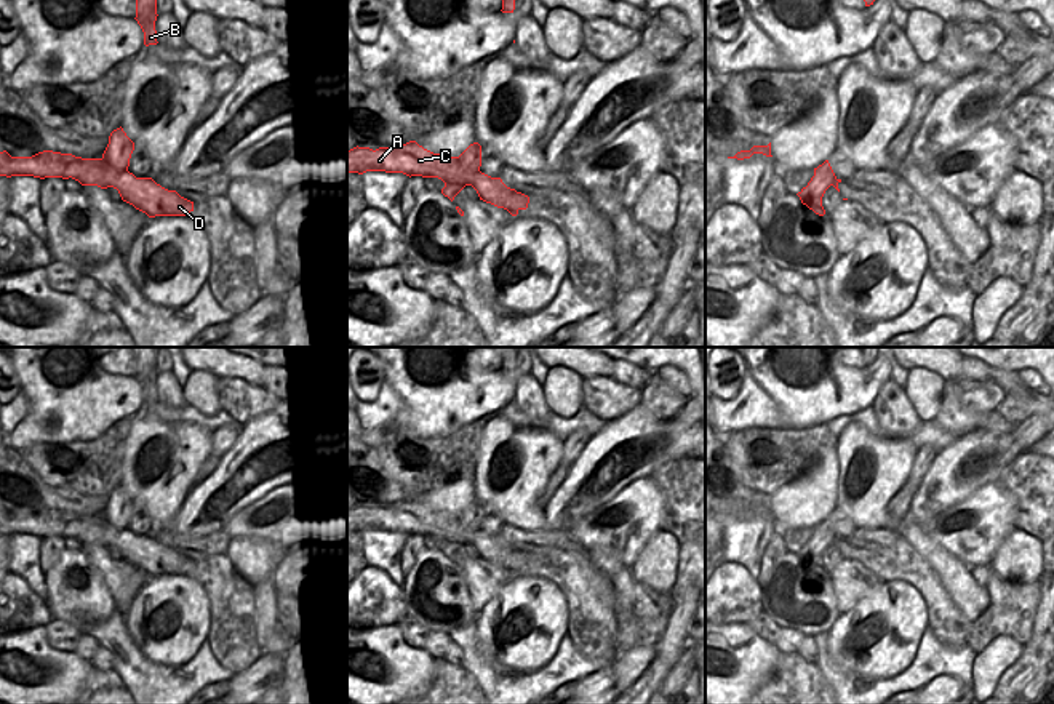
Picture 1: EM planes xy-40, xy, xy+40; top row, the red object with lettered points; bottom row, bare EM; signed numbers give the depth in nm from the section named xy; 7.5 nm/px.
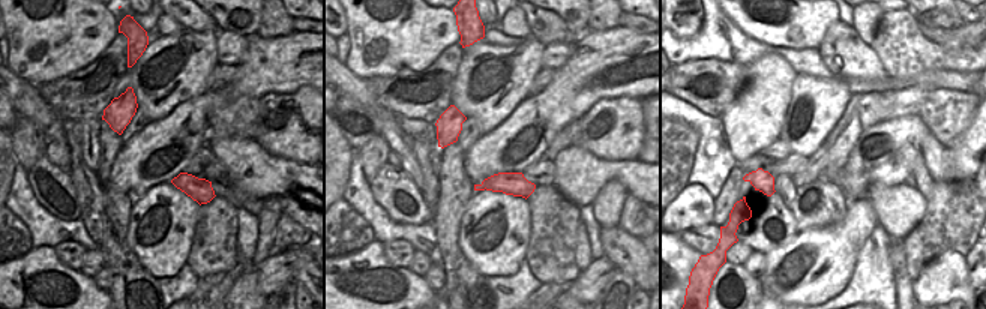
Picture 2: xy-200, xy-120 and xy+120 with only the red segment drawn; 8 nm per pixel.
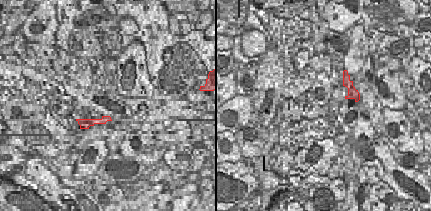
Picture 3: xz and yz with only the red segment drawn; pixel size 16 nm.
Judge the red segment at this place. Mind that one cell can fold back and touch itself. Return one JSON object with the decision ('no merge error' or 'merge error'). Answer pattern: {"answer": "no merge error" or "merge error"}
{"answer": "merge error"}

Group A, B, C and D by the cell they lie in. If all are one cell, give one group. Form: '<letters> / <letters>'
A C D / B

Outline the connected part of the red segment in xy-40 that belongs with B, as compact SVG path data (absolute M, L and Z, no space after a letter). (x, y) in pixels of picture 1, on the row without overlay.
M133 347L136 355L136 379L144 390L144 403L157 403L157 349L158 347Z

